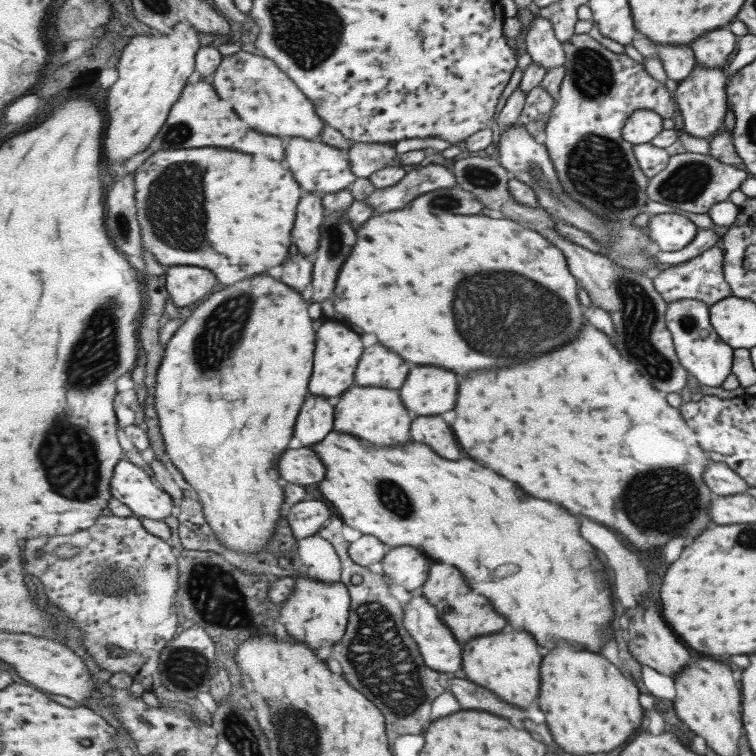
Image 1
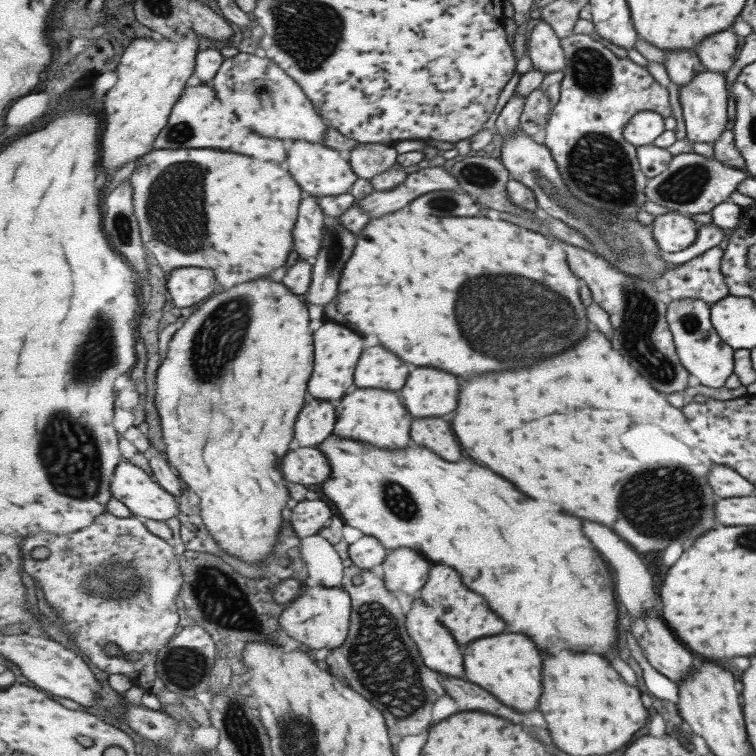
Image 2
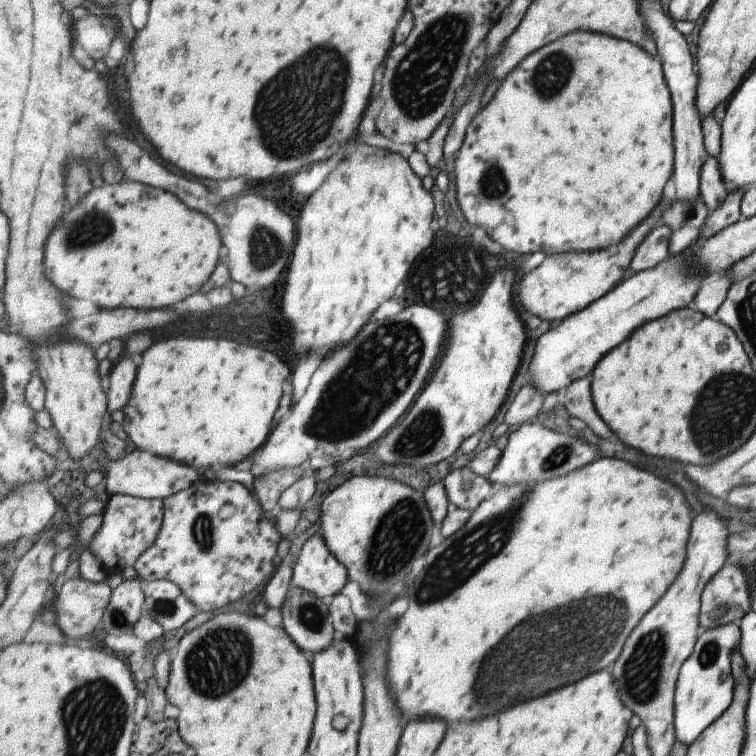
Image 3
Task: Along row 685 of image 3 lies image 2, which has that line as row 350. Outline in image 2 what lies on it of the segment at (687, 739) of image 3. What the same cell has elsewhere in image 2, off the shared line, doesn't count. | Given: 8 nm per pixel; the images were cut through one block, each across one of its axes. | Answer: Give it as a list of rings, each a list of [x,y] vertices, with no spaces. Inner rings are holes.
[[[696,298],[674,300],[668,304],[667,320],[672,329],[678,356],[694,382],[705,387],[723,388],[733,375],[733,351],[712,323],[712,304]]]

